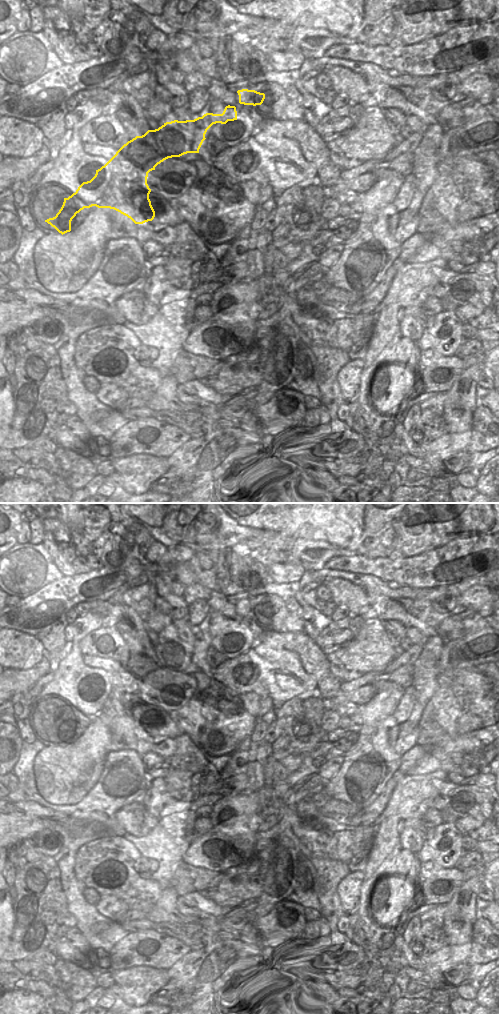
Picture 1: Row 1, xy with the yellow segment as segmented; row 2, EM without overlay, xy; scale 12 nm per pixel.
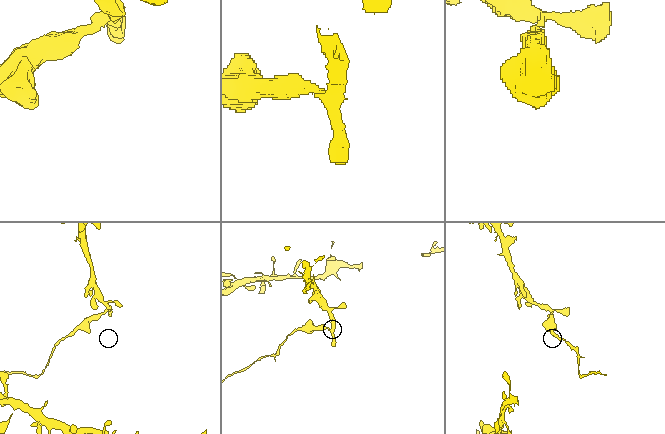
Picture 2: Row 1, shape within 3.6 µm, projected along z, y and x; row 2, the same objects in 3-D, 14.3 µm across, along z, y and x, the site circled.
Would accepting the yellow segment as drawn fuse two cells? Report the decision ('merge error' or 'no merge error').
merge error

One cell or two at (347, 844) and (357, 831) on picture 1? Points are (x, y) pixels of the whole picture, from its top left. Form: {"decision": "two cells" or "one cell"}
{"decision": "one cell"}

